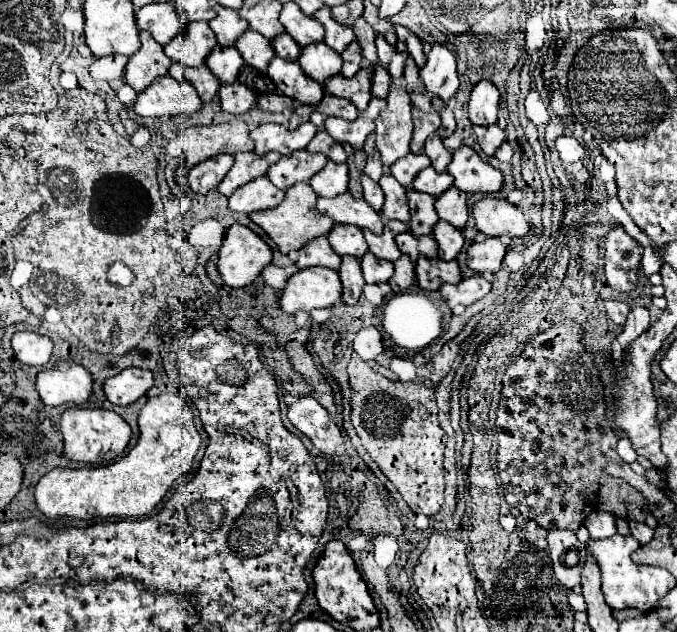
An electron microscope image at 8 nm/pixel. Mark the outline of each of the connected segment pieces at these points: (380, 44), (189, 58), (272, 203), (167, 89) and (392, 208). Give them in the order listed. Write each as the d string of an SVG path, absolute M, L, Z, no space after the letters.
M376 36L376 48L378 48L378 58L380 58L380 64L390 72L392 80L398 80L404 72L404 62L406 62L406 56L400 54L394 46L390 46L384 36Z
M190 22L186 32L180 32L164 46L164 52L173 62L196 68L206 62L206 56L216 44L216 36L208 22Z
M260 176L244 186L240 186L230 198L228 208L234 212L252 214L256 210L276 208L284 200L284 192L276 188L266 176Z
M170 74L156 78L134 102L134 112L144 118L194 114L202 106L196 90L188 82L178 82Z
M384 174L380 178L380 186L386 194L386 202L380 210L380 214L384 214L390 220L396 218L396 220L408 224L410 210L408 210L408 200L406 200L406 188L392 174Z

